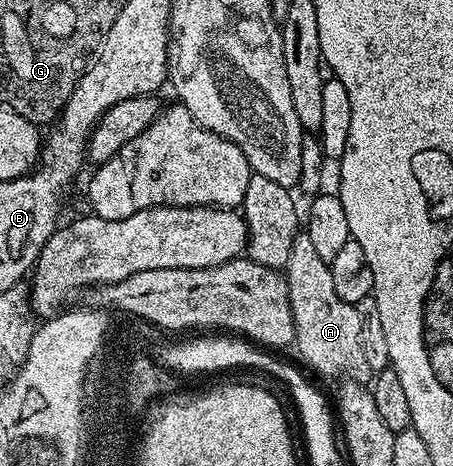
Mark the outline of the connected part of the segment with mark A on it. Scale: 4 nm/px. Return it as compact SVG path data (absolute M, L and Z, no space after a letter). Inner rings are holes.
M305 234L296 236L293 250L289 250L285 279L295 323L294 347L299 348L304 362L313 371L331 376L335 372L335 360L347 360L350 356L360 355L361 318L358 307L337 298L331 265L317 255L313 242L309 242Z

